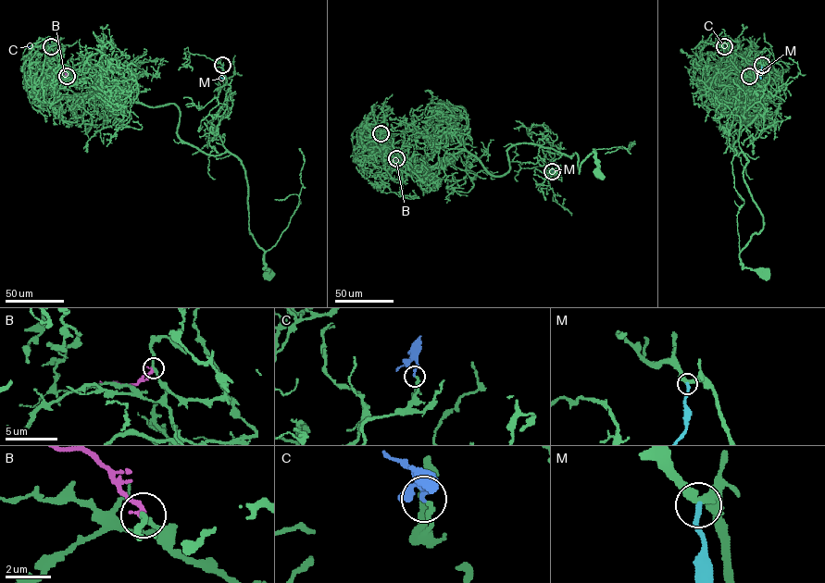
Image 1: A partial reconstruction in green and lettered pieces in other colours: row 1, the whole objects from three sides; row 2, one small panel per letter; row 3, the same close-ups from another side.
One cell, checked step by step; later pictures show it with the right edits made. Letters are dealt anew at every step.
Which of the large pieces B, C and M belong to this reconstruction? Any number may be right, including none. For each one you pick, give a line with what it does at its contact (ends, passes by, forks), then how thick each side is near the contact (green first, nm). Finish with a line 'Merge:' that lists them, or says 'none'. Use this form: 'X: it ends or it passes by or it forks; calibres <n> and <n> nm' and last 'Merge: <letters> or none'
Merge: none

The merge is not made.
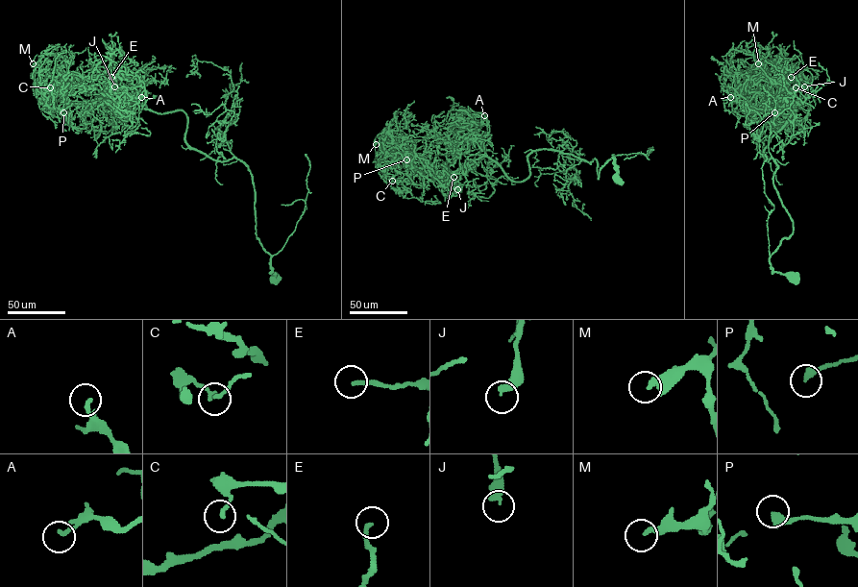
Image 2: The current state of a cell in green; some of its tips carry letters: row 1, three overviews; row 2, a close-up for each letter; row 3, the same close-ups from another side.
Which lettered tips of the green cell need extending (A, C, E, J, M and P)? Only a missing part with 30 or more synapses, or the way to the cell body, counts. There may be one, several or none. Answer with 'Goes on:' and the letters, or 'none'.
Goes on: none

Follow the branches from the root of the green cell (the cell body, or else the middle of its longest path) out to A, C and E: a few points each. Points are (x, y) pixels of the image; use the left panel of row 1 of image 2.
A: (276, 278), (257, 237), (248, 167), (191, 149), (187, 115), (141, 110), (145, 90), (141, 97)
C: (276, 278), (257, 237), (250, 170), (191, 149), (182, 110), (131, 109), (50, 87)
E: (276, 278), (257, 237), (248, 167), (191, 149), (181, 110), (107, 100), (111, 77)

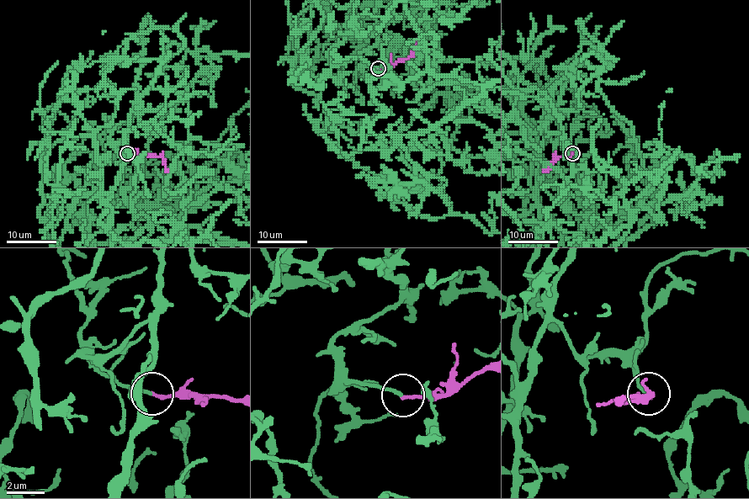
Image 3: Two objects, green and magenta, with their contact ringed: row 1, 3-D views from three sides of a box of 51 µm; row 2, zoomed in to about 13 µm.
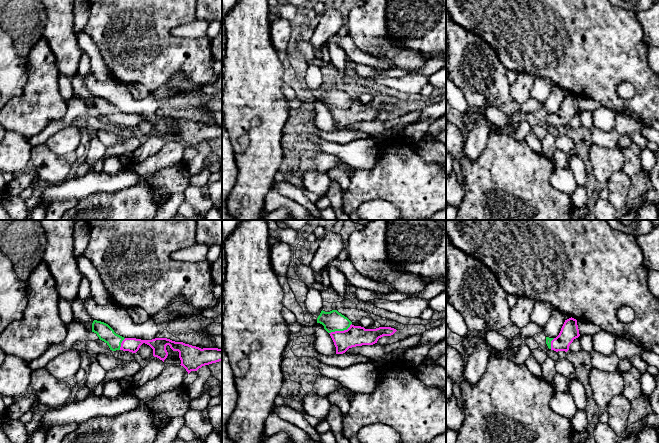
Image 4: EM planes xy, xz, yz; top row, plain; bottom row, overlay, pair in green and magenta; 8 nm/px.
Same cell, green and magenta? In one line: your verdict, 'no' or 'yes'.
yes

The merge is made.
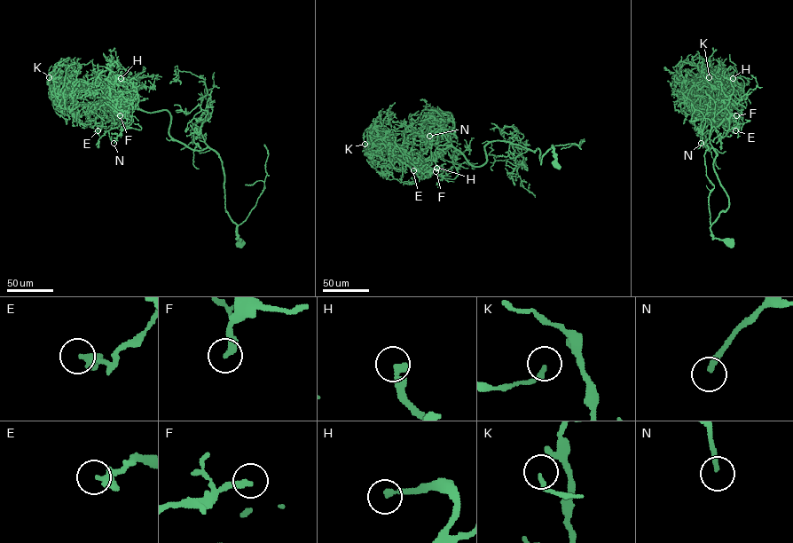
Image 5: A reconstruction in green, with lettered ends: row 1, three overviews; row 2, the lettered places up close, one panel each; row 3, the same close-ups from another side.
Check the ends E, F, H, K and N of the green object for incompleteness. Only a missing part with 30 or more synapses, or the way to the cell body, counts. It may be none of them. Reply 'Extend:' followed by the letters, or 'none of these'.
Extend: H, N

